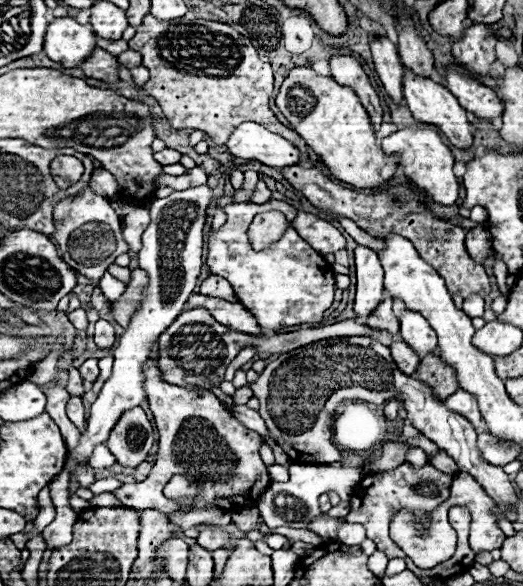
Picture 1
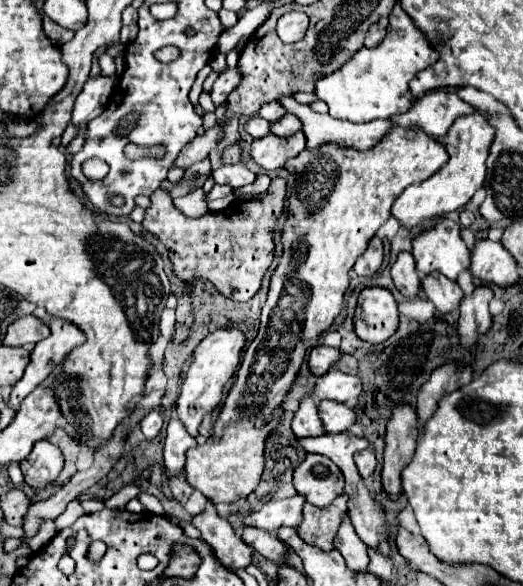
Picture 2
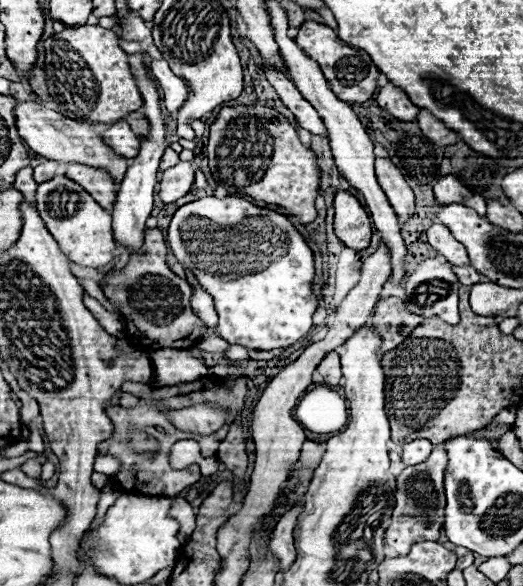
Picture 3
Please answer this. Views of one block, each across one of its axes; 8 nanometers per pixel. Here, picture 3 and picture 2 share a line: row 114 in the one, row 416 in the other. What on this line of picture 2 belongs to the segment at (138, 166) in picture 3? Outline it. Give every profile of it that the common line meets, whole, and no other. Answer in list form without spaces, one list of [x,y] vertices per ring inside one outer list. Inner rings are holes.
[[[152,410],[150,414],[146,414],[146,416],[144,416],[144,420],[140,422],[140,428],[142,428],[144,436],[146,436],[148,440],[152,440],[152,438],[156,438],[156,436],[160,434],[162,424],[164,424],[162,414],[160,414],[158,410]]]

